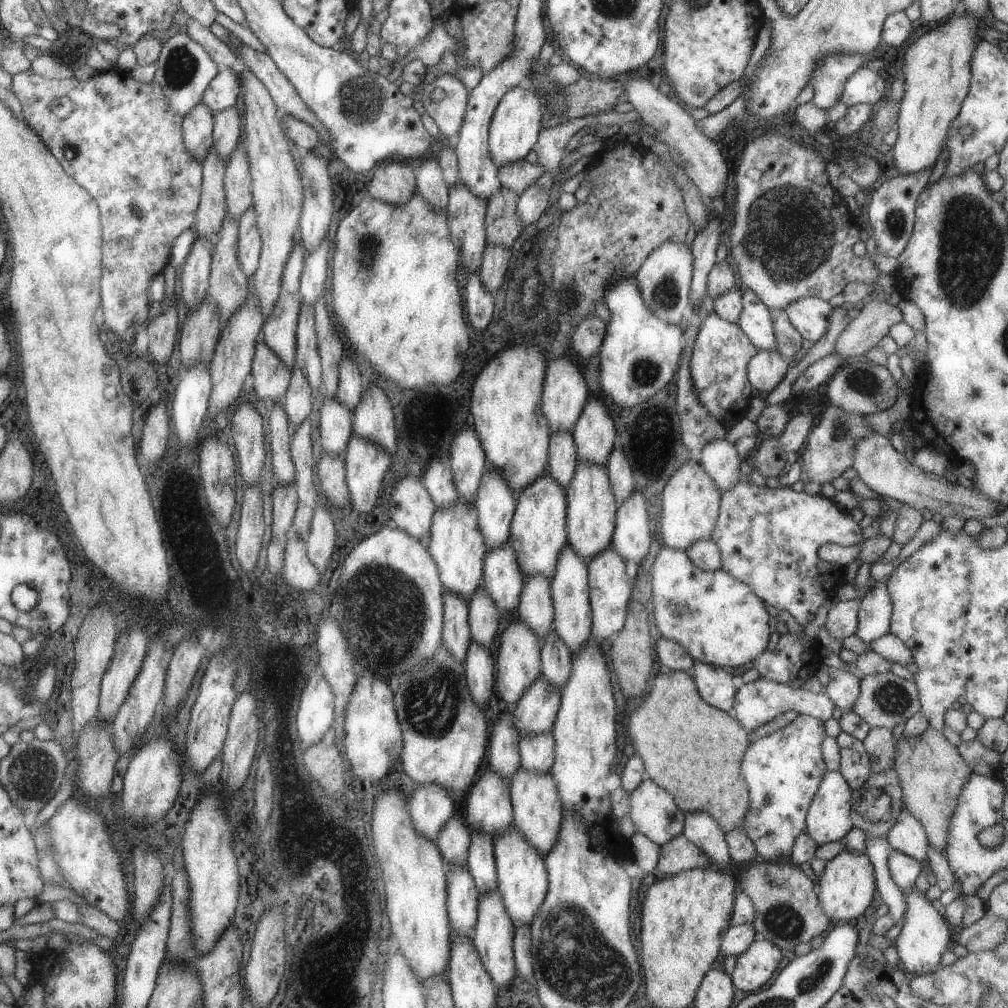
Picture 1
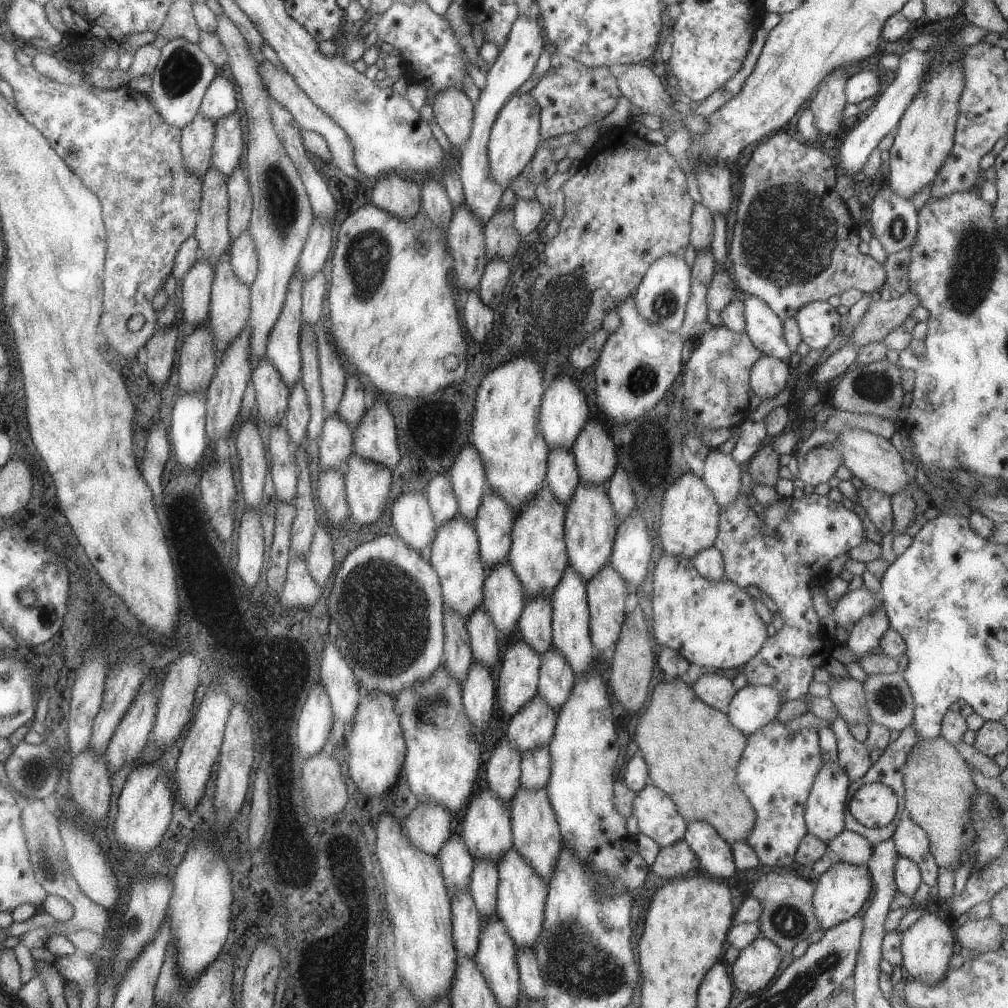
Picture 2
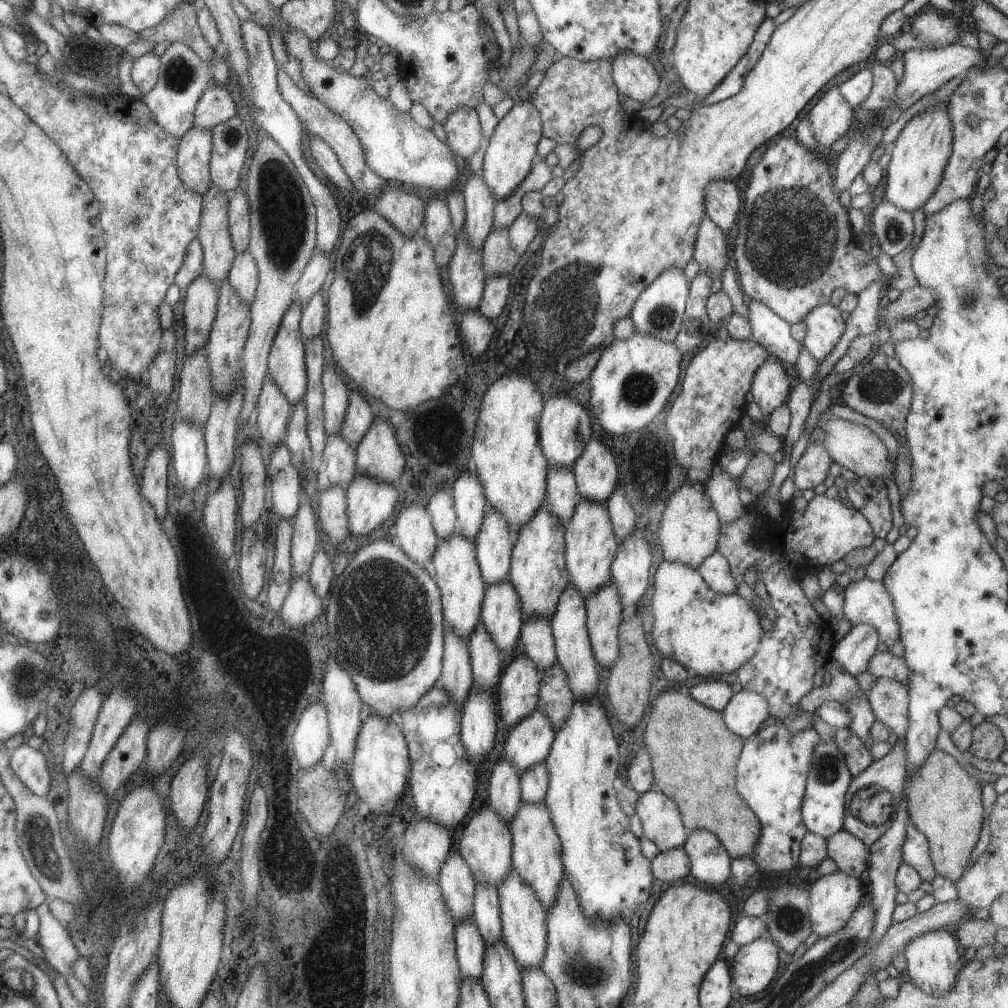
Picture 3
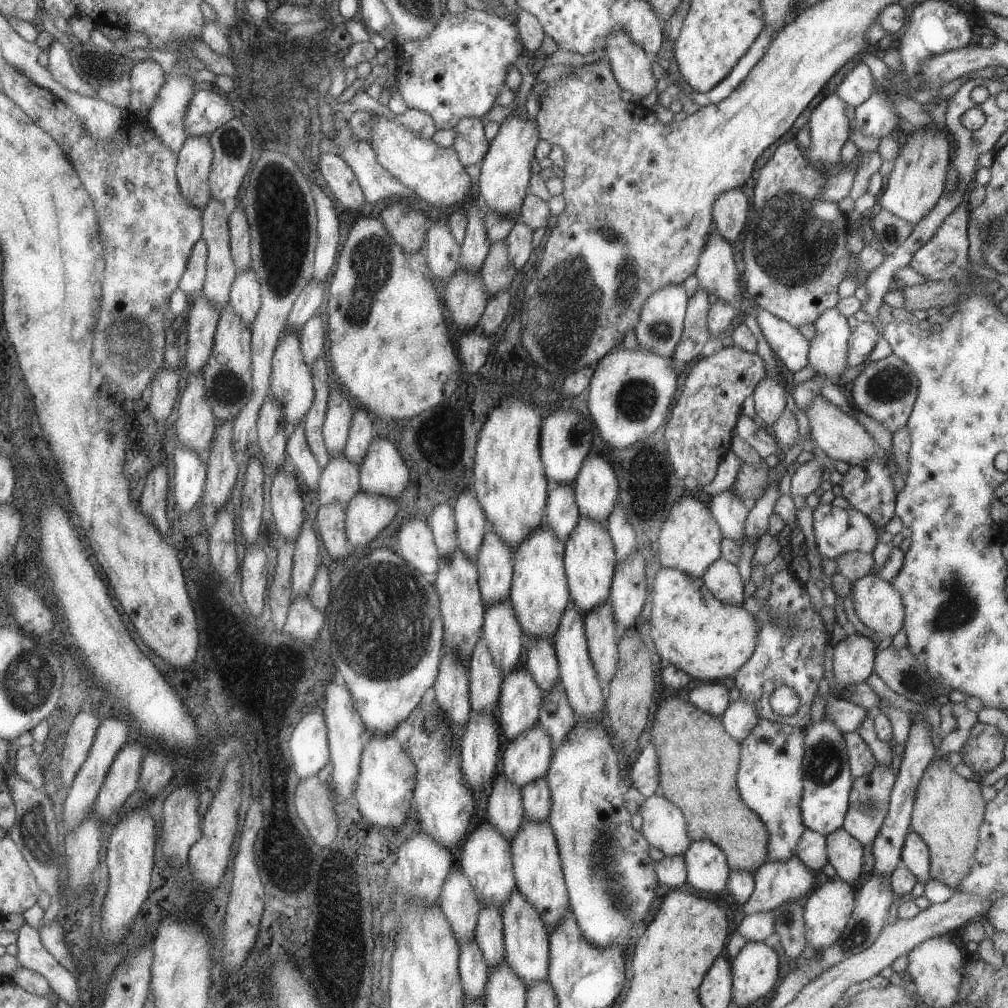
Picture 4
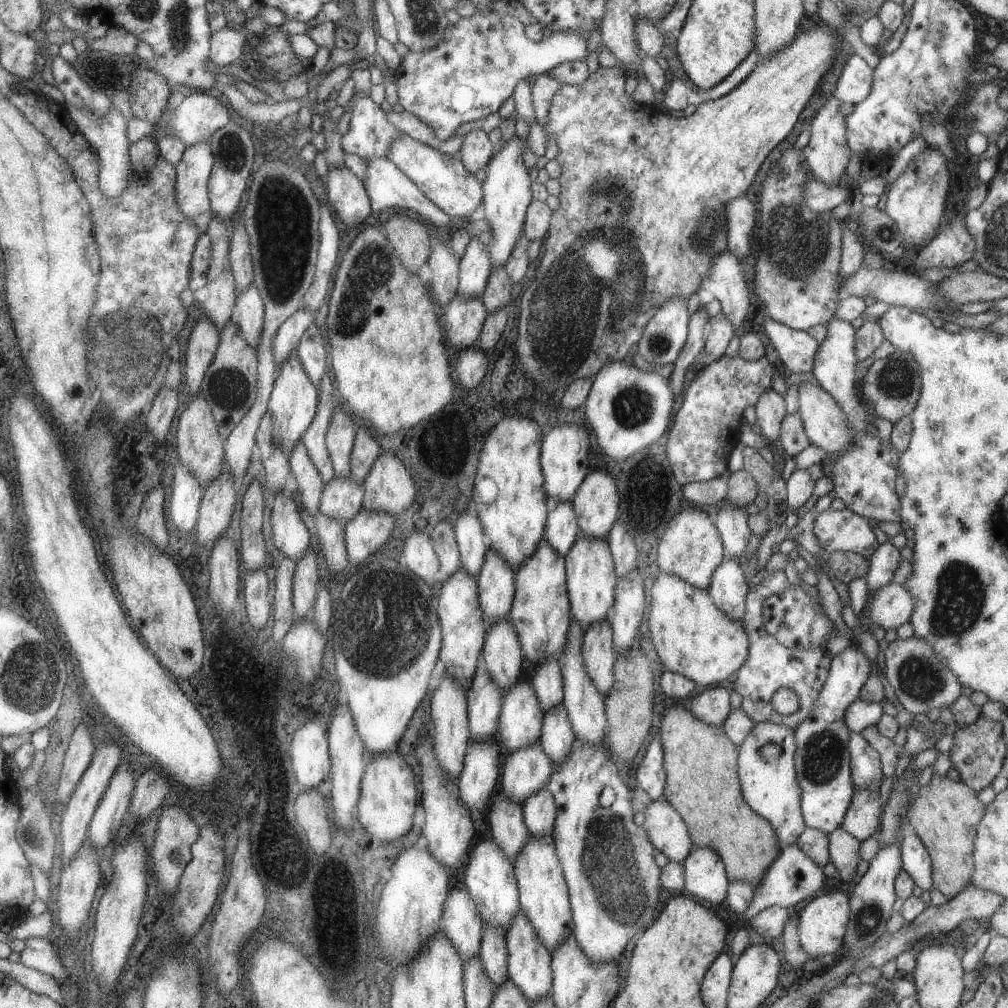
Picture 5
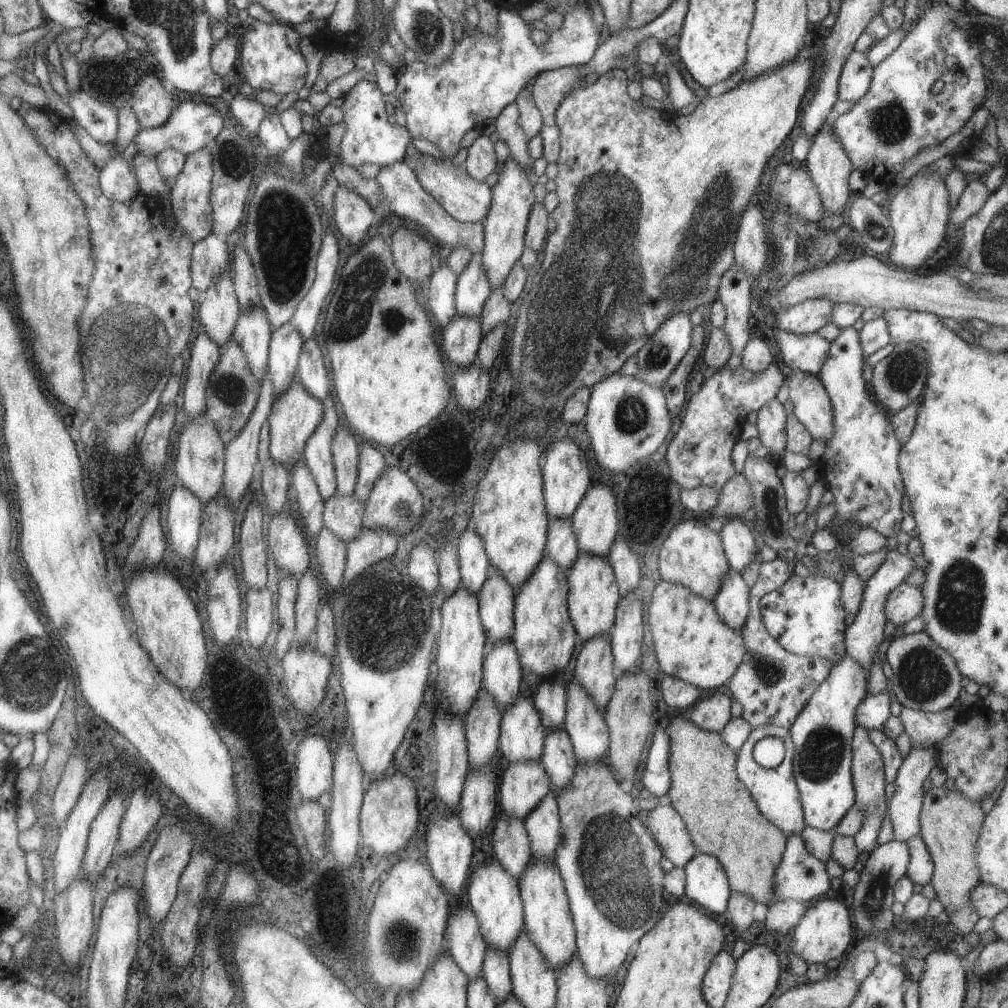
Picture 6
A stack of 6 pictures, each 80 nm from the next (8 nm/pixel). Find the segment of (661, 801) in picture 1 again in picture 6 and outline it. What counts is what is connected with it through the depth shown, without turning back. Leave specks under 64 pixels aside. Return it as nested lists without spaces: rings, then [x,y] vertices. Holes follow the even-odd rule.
[[[657,805],[648,810],[644,825],[653,835],[662,856],[672,862],[674,867],[683,868],[697,852],[686,824],[671,805]]]

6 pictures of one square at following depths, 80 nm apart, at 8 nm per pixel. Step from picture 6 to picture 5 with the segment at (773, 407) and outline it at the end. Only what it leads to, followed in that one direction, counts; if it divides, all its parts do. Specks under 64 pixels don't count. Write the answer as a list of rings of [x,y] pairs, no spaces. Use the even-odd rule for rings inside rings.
[[[773,389],[764,390],[754,404],[759,432],[772,446],[777,443],[781,419],[786,415],[784,397]]]

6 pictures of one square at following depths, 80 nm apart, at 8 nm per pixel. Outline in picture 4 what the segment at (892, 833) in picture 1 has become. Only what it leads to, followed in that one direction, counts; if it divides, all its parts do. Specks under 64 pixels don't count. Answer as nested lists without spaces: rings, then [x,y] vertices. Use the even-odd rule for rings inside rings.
[[[909,830],[900,852],[901,862],[909,869],[909,872],[925,884],[930,877],[930,858],[928,846],[915,832]]]

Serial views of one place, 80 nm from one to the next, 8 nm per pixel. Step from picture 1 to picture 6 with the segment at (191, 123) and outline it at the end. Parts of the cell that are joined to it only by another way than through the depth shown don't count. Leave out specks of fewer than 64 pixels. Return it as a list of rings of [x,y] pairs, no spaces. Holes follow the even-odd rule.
[[[203,146],[186,154],[181,170],[169,186],[172,218],[188,234],[190,241],[200,241],[212,232],[212,208],[209,191],[212,179],[212,156],[208,146]]]

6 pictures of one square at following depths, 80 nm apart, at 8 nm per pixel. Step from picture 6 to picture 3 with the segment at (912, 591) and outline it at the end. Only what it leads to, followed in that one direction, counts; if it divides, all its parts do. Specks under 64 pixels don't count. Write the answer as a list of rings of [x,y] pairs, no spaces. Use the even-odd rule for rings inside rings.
[[[863,577],[849,583],[844,588],[842,614],[842,618],[851,625],[867,623],[874,626],[878,632],[878,641],[885,644],[887,650],[900,640],[892,600],[879,581]]]

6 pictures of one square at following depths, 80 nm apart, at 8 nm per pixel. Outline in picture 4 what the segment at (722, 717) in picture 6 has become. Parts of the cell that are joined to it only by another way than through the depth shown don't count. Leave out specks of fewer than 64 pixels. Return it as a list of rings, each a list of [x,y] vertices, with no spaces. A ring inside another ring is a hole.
[[[701,684],[687,692],[687,700],[699,710],[707,711],[714,717],[720,717],[730,703],[728,690],[723,684]]]

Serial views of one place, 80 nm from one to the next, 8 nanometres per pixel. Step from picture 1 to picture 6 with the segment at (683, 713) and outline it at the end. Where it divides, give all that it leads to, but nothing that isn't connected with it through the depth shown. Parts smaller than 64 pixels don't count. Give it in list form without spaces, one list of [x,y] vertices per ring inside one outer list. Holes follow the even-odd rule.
[[[682,714],[673,716],[664,731],[669,739],[670,785],[666,794],[670,805],[686,824],[693,846],[697,852],[714,856],[719,861],[727,875],[730,890],[749,895],[755,902],[766,906],[774,903],[773,871],[781,860],[786,838],[779,828],[757,810],[749,791],[737,778],[736,752],[723,742],[720,732],[700,729]]]

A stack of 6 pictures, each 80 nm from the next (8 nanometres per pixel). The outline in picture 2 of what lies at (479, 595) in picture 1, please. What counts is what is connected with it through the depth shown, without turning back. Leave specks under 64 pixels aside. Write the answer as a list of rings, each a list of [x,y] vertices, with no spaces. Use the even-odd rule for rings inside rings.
[[[478,604],[466,618],[466,629],[470,638],[473,661],[479,661],[491,668],[499,656],[497,638],[500,634],[482,604]]]

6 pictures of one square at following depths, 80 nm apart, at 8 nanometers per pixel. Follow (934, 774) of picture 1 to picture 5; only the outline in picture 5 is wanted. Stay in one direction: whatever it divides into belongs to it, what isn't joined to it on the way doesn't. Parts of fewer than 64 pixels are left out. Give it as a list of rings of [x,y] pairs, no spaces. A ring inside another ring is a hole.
[[[946,774],[943,776],[932,775],[929,782],[919,786],[916,795],[912,798],[912,805],[908,810],[908,824],[923,846],[927,849],[932,866],[932,883],[948,900],[961,889],[969,885],[974,872],[972,861],[975,829],[984,813],[984,805],[977,799],[976,792],[971,790],[961,779],[951,779]]]

